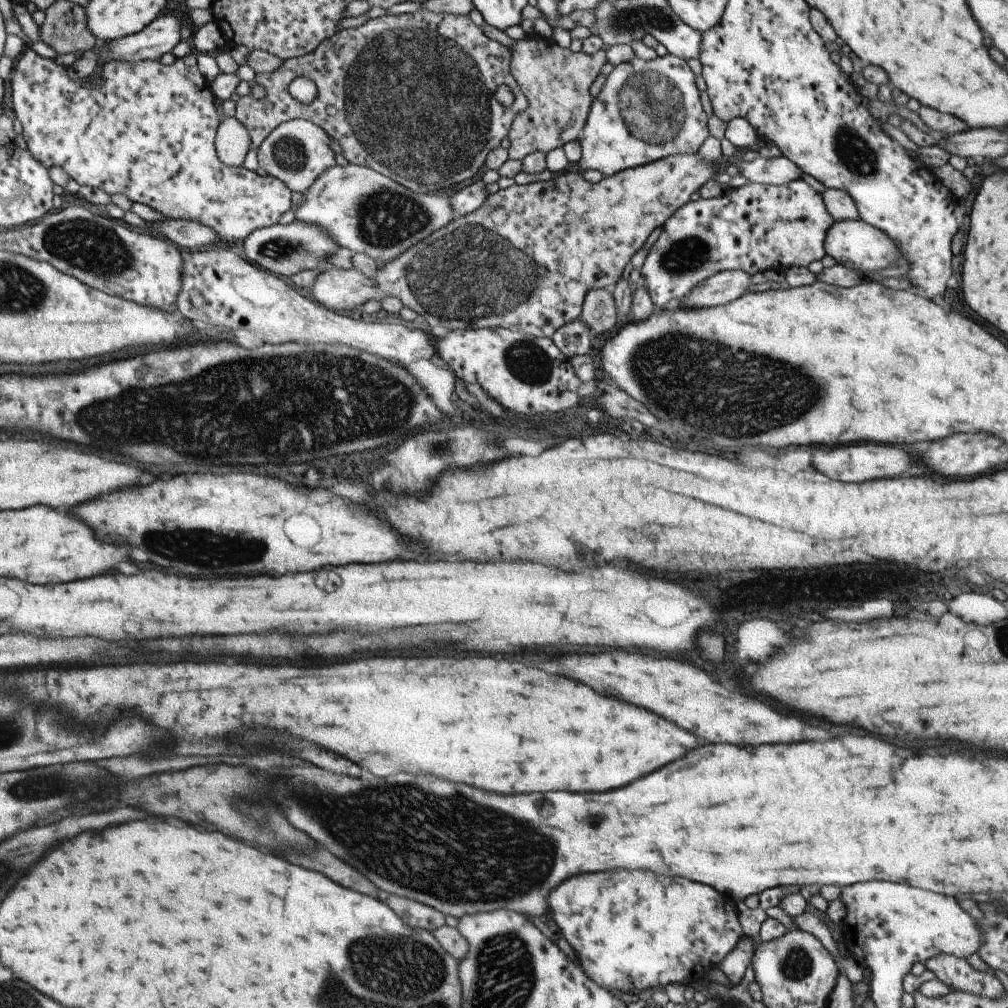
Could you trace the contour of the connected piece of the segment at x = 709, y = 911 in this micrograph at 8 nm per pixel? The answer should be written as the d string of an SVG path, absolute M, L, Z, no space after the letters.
M607 870L607 872L593 872L593 874L581 874L581 876L573 876L569 880L563 880L561 884L557 884L557 888L553 888L553 892L549 892L549 900L547 900L547 908L545 915L555 922L557 928L568 944L573 948L576 959L581 965L581 970L602 989L622 990L630 994L638 994L643 988L654 986L666 986L667 984L675 984L680 982L683 986L693 980L703 980L703 974L708 970L717 967L721 960L725 958L738 944L738 940L743 936L741 925L738 923L738 914L736 908L730 899L726 898L720 892L715 892L709 886L697 884L697 882L689 882L685 878L667 878L667 876L657 876L653 872L639 872L639 870Z

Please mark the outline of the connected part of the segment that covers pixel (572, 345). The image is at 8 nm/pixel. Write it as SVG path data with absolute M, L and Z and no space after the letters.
M573 320L557 328L550 339L557 350L570 359L577 355L588 354L592 336L593 334L580 320Z

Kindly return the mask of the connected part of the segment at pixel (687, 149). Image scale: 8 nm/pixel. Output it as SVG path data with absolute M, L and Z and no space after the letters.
M669 54L650 60L633 57L611 69L604 85L592 100L579 136L581 158L576 163L583 171L598 170L603 177L608 177L668 156L696 153L709 136L707 119L699 103L694 74L682 58Z

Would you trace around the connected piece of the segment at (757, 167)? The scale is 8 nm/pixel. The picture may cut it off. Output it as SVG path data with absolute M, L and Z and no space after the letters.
M783 156L773 158L754 158L750 162L737 161L734 166L741 170L741 175L749 183L762 185L784 185L791 181L801 180L803 171Z

